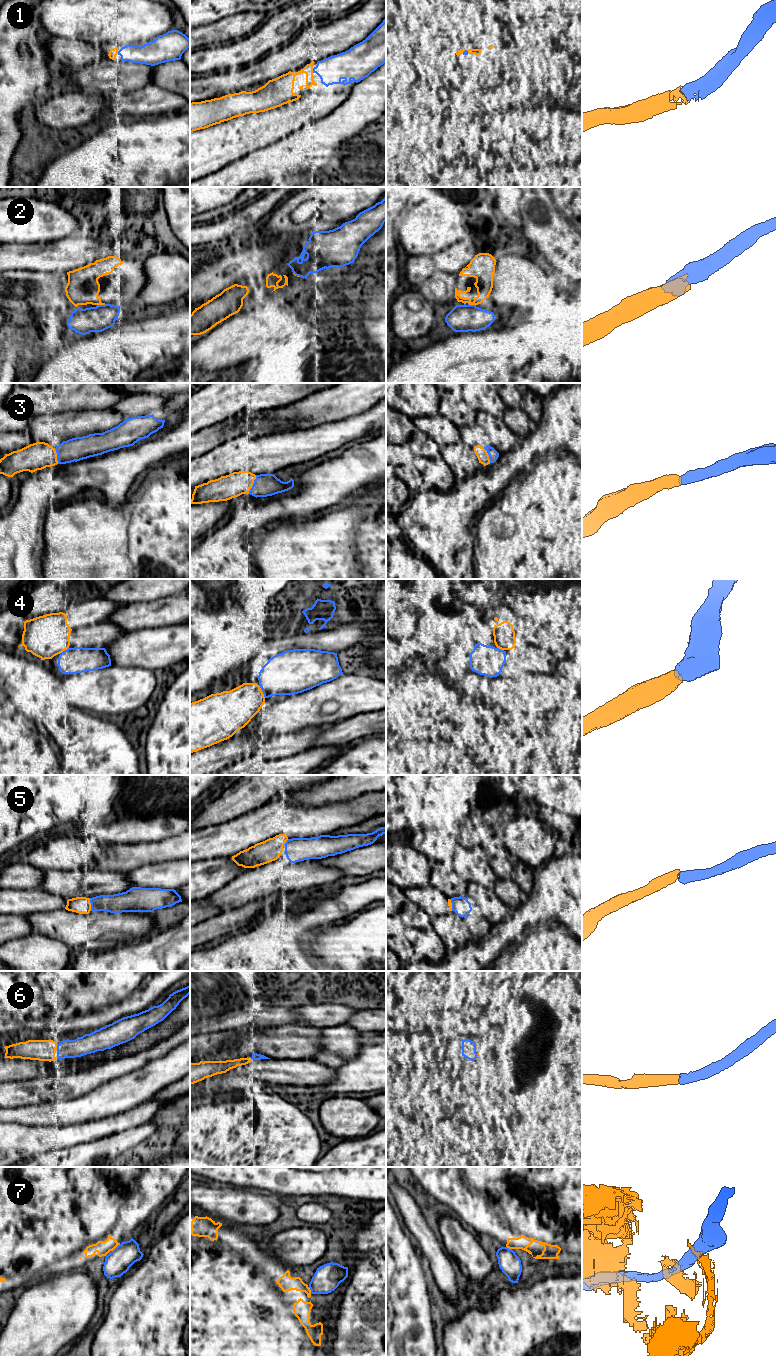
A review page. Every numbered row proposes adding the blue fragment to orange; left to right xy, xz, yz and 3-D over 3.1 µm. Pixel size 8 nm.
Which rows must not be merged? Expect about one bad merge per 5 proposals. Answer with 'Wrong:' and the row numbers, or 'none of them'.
Wrong: 2, 7

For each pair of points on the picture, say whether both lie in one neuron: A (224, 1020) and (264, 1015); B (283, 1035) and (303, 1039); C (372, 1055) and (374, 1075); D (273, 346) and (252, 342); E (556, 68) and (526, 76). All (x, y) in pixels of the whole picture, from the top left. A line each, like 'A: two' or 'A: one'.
A: one
B: one
C: one
D: two
E: two

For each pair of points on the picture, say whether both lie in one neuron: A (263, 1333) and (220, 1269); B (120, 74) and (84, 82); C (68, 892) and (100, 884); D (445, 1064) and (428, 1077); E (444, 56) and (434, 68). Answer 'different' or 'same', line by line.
A: same
B: same
C: same
D: different
E: same

